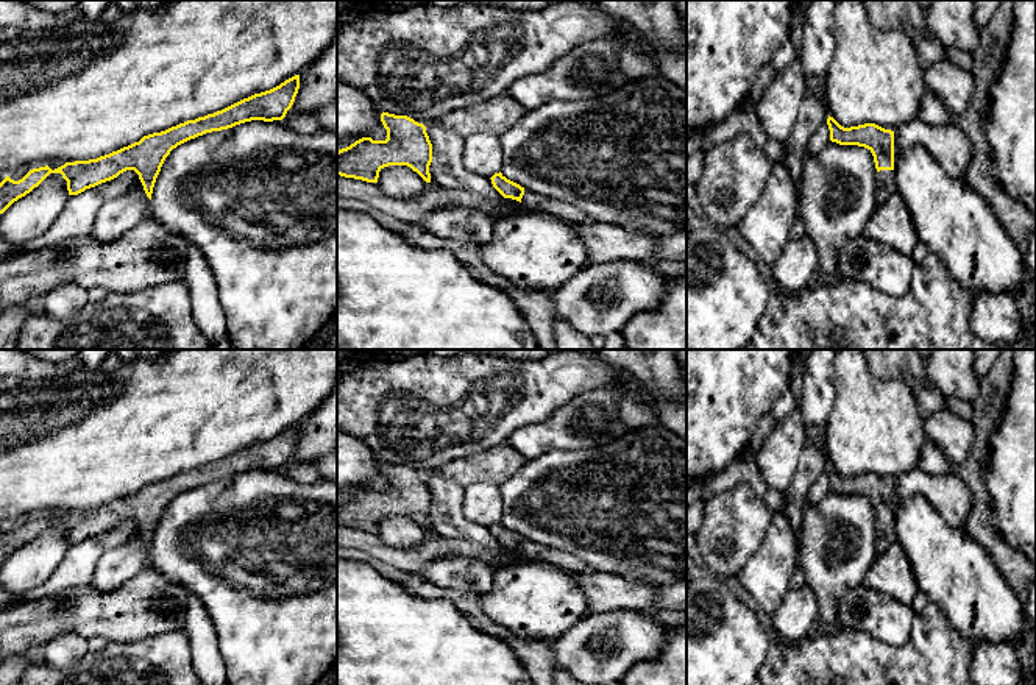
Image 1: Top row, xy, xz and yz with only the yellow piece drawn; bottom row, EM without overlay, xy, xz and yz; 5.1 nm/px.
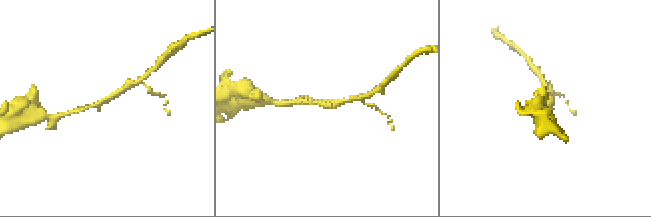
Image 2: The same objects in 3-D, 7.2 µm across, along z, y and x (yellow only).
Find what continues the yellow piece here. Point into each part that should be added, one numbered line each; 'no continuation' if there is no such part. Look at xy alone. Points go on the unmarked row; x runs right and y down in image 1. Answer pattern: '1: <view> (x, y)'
no continuation

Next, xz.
1: xz (531, 550)

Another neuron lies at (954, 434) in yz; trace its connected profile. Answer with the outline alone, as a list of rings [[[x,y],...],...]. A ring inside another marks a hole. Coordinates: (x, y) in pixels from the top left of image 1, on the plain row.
[[[949,409],[925,418],[924,432],[946,453],[952,463],[963,463],[969,457],[975,437],[972,423]]]

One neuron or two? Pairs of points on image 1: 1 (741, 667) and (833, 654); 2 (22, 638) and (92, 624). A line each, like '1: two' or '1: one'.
1: two
2: one

